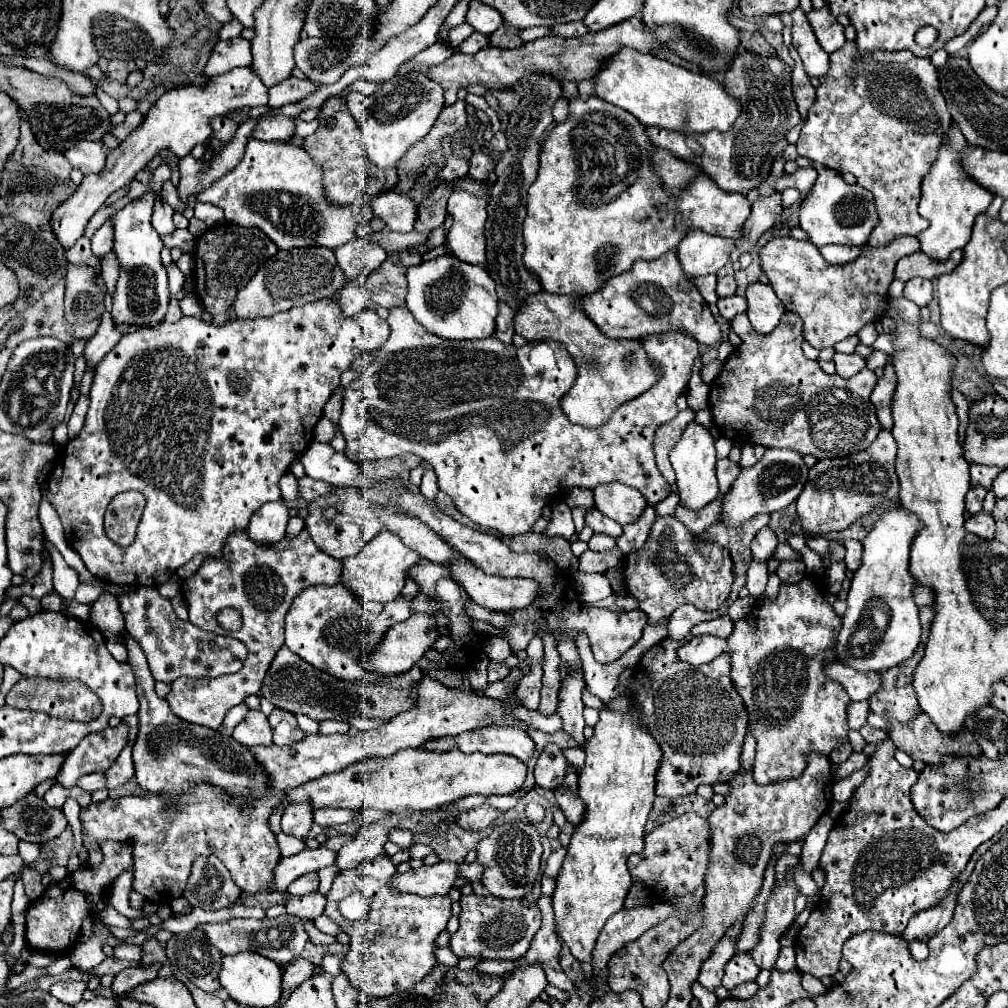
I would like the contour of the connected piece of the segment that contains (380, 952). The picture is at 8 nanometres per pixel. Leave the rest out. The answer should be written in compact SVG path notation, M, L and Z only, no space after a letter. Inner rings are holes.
M381 854L379 858L367 860L351 870L343 870L337 874L333 880L331 890L327 892L327 904L325 904L325 916L331 918L335 924L341 926L341 930L351 938L351 948L345 954L345 960L341 964L341 972L347 976L349 984L363 992L373 992L379 997L390 996L392 994L409 990L413 984L421 982L431 968L437 964L435 950L437 950L437 936L445 930L449 918L451 918L451 898L449 896L435 896L435 898L421 898L415 894L403 894L391 886L391 878L395 876L395 866L387 854ZM353 892L373 892L373 904L369 914L363 920L349 922L341 916L337 910L337 902Z

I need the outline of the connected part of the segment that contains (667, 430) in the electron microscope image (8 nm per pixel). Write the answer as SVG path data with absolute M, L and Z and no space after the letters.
M683 410L679 412L671 422L659 426L657 434L655 434L655 454L657 454L657 466L661 470L661 474L667 478L667 482L675 482L675 472L671 468L669 462L669 452L673 450L673 446L679 442L683 430L687 428L689 422L695 420L695 412L693 410Z

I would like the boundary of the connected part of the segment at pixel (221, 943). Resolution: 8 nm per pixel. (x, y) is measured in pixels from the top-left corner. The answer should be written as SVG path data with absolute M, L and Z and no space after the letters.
M279 916L279 918L231 918L223 924L197 924L197 930L201 930L207 940L211 940L211 946L219 948L223 956L239 954L239 952L259 952L261 956L277 962L277 964L289 964L303 952L305 944L309 942L307 932L303 930L303 924L297 916Z

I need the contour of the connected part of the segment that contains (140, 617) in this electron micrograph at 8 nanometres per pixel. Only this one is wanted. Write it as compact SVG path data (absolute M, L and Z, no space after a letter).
M139 588L117 596L117 600L125 616L127 632L143 648L155 680L171 684L179 676L217 678L241 670L247 658L247 646L243 642L231 636L215 636L213 632L205 632L191 622L179 620L171 608L171 602L163 598L157 588Z

